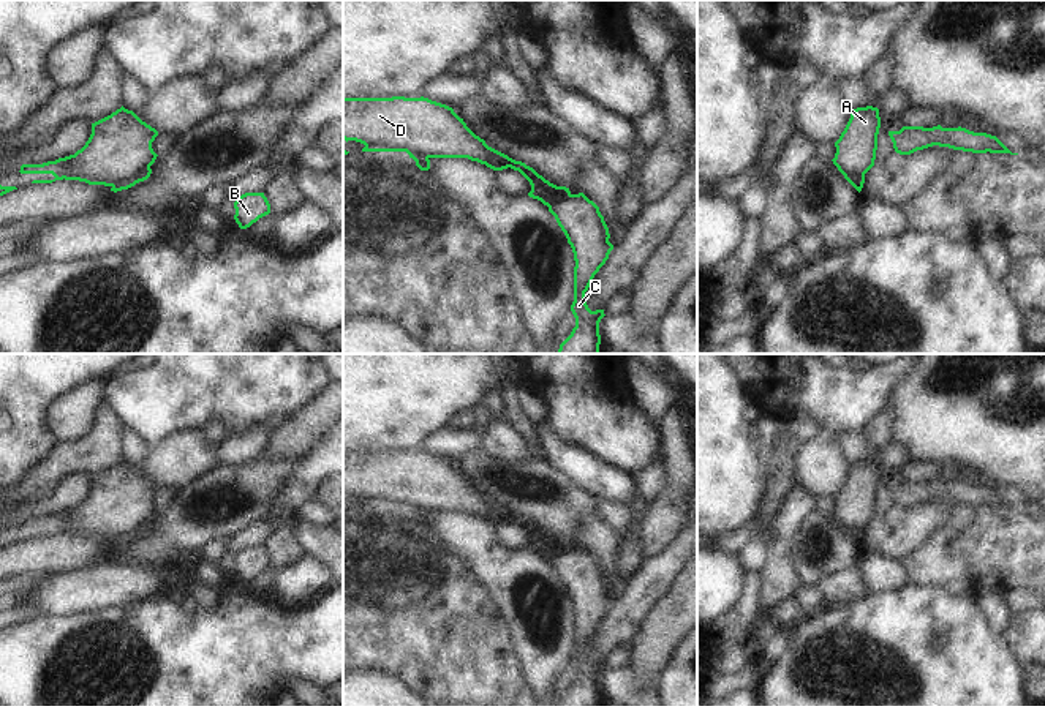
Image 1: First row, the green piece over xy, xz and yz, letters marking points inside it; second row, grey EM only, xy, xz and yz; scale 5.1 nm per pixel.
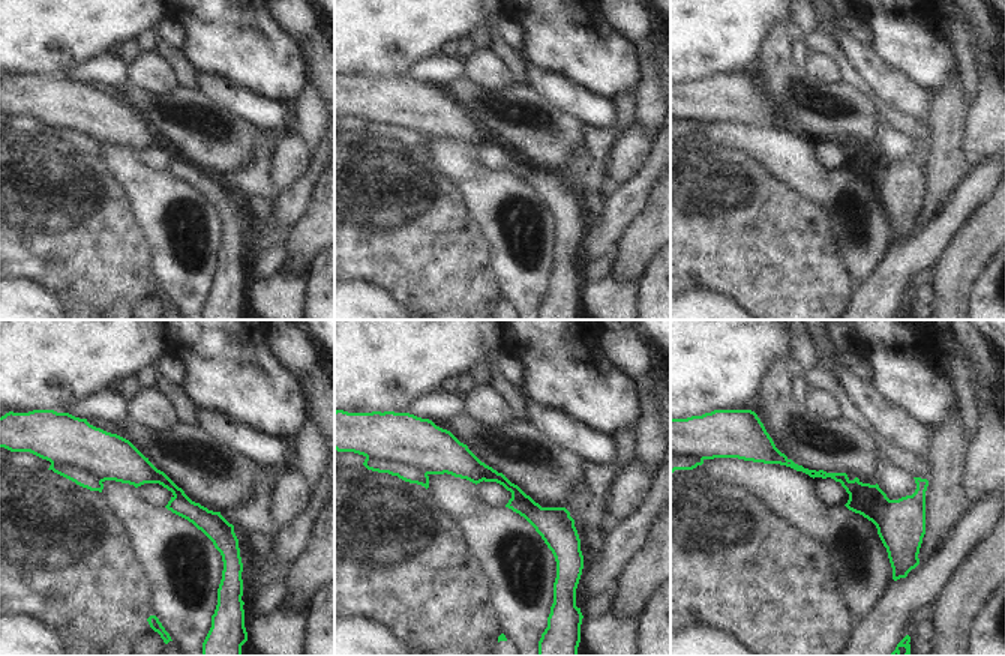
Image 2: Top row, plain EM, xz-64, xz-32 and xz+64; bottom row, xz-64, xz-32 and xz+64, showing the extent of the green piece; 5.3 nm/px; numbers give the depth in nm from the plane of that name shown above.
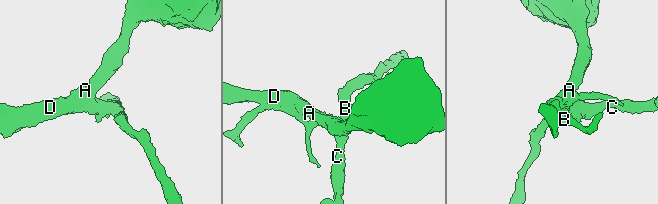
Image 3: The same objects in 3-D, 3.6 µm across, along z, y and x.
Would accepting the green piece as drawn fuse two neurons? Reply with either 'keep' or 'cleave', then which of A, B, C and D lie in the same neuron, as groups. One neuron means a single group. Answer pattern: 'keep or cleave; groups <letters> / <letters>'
cleave; groups A D / B C

